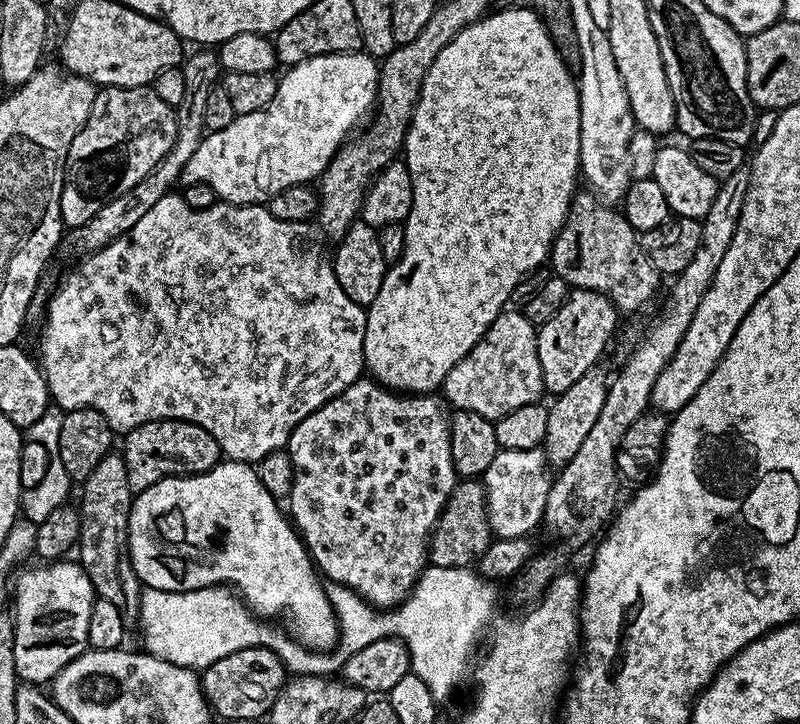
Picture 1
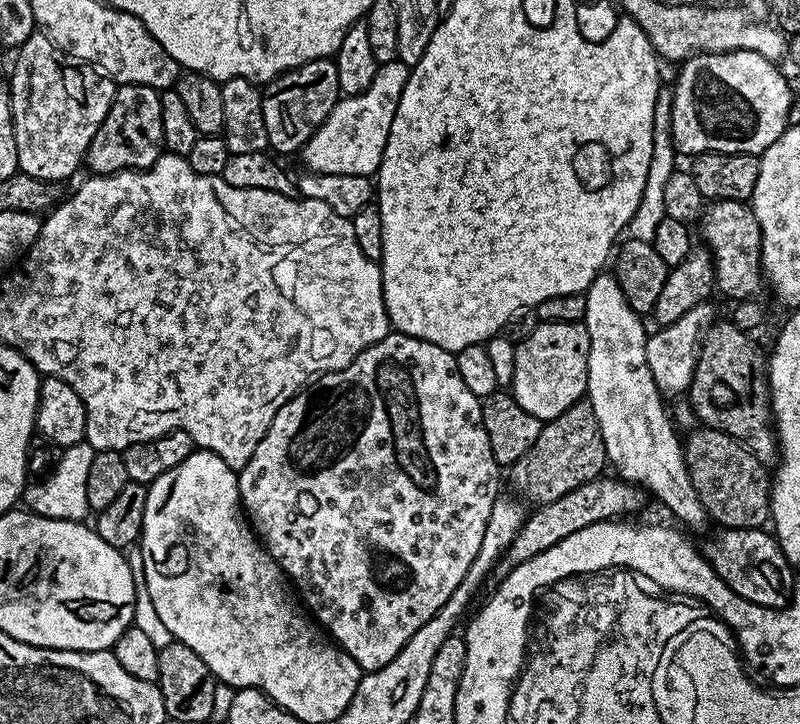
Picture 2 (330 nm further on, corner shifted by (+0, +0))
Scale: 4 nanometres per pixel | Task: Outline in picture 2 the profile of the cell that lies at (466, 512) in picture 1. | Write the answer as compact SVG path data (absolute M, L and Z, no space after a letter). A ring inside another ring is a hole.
M582 398L558 414L558 418L547 421L541 427L538 442L534 442L534 446L530 446L522 458L510 465L512 488L521 501L539 506L554 502L554 498L562 498L562 494L570 490L578 490L578 486L595 480L605 468L606 457L598 418L594 418L594 410L587 399Z

